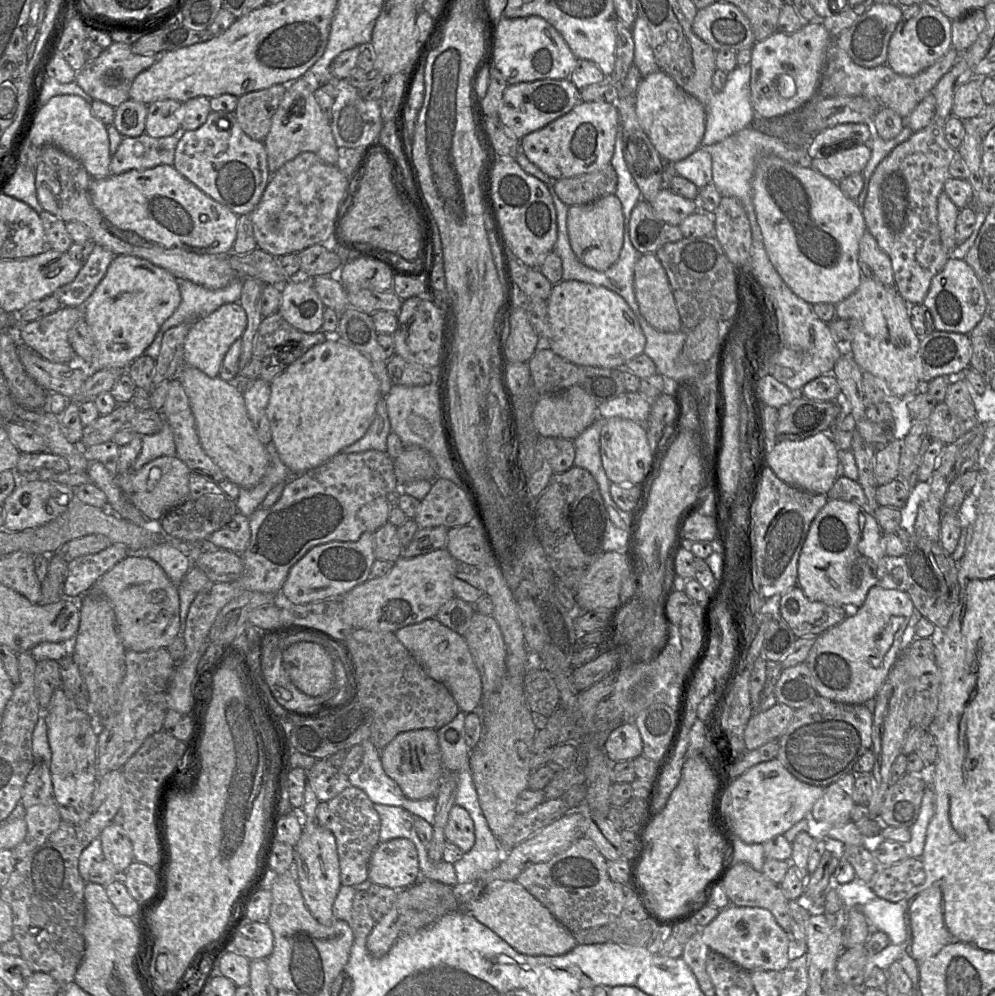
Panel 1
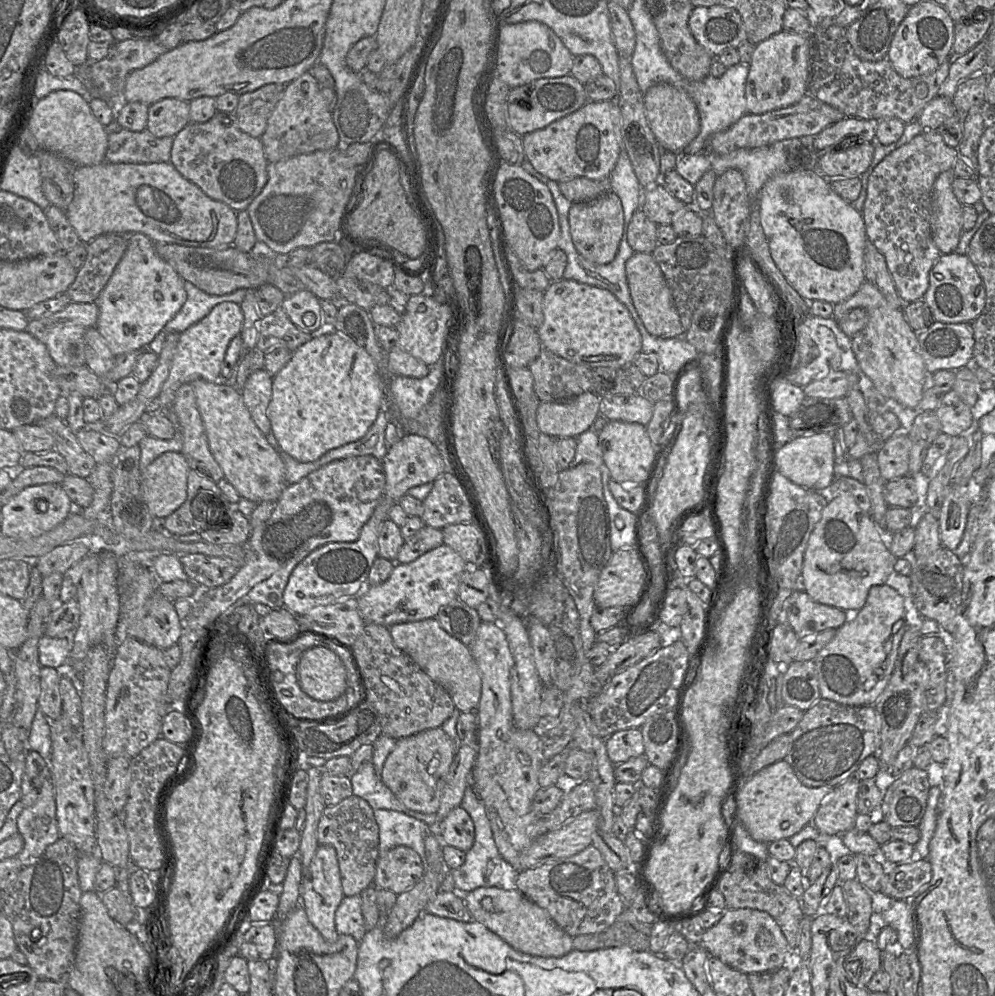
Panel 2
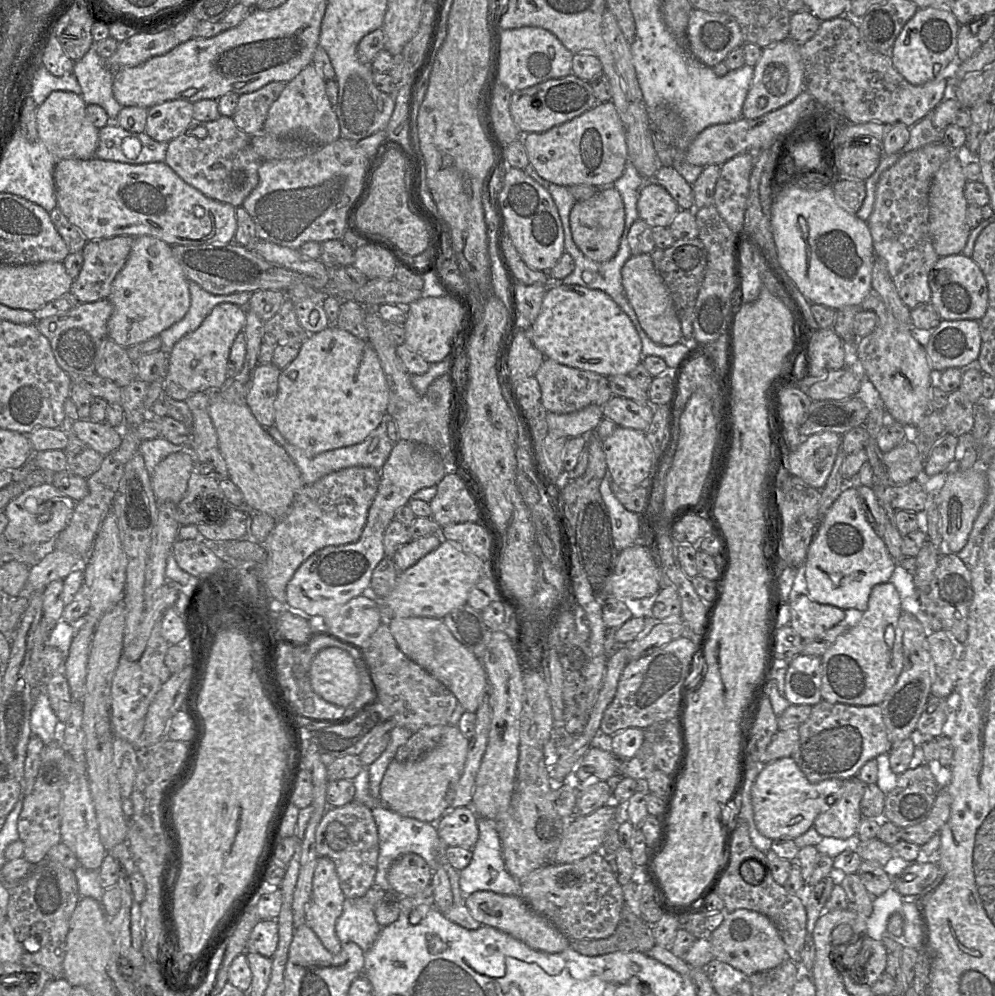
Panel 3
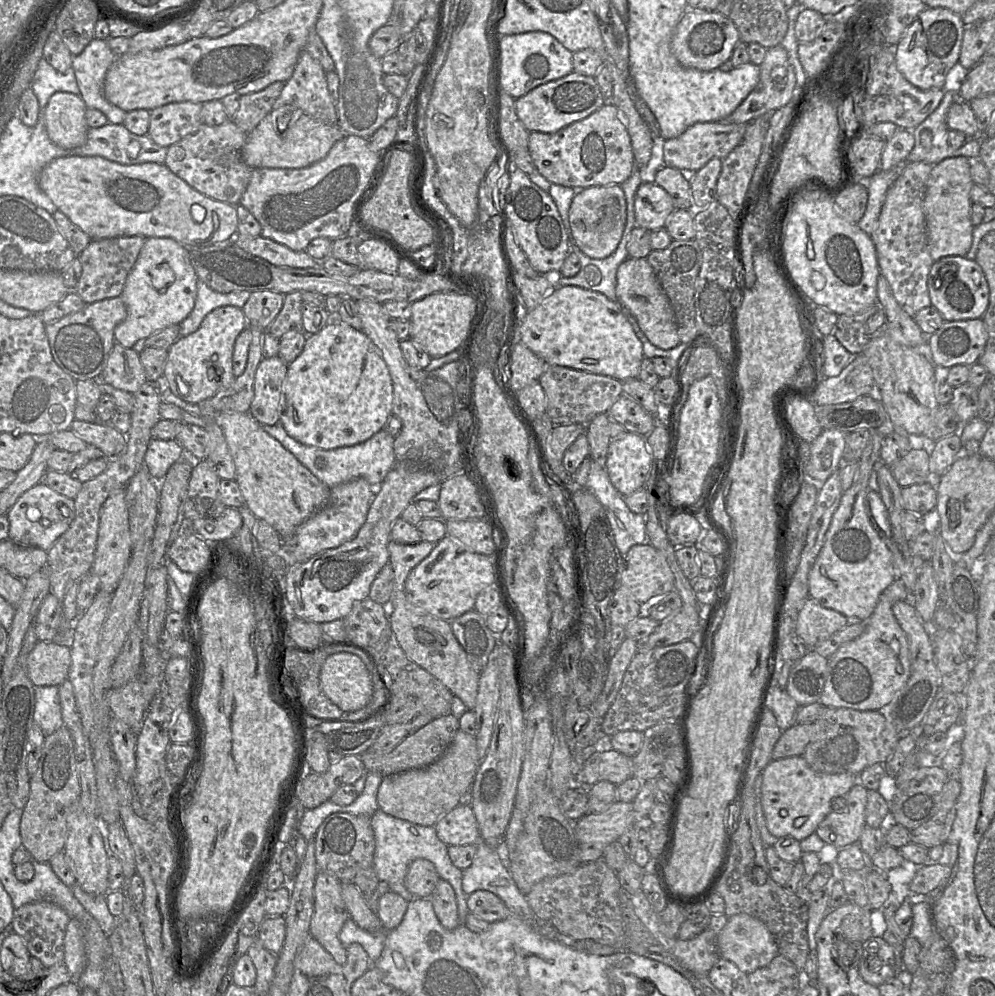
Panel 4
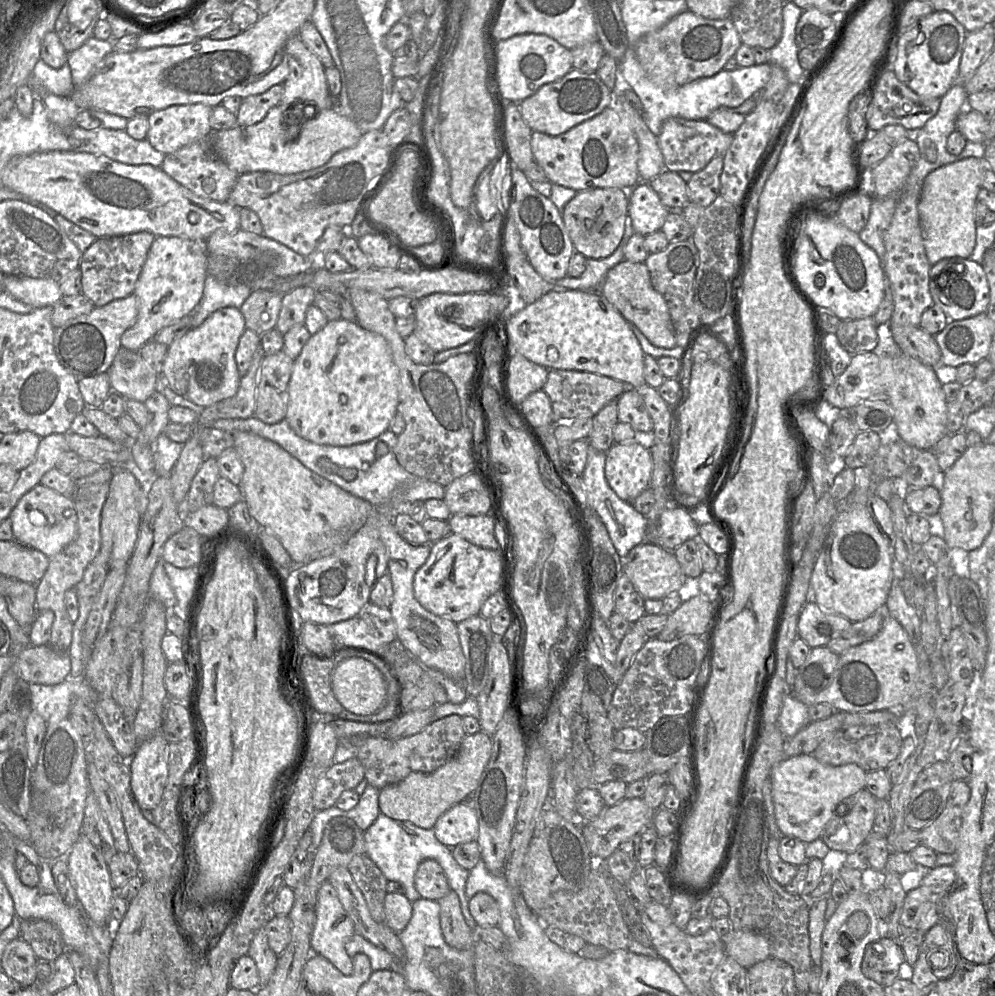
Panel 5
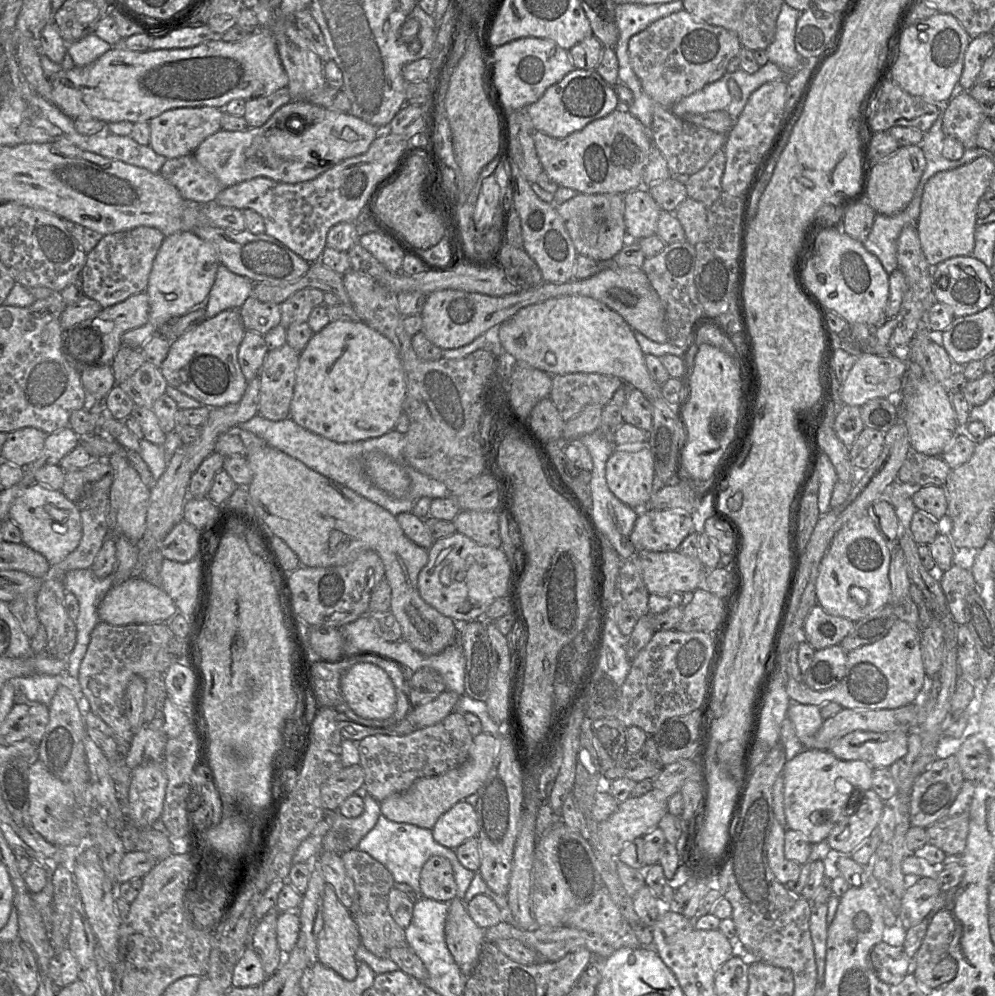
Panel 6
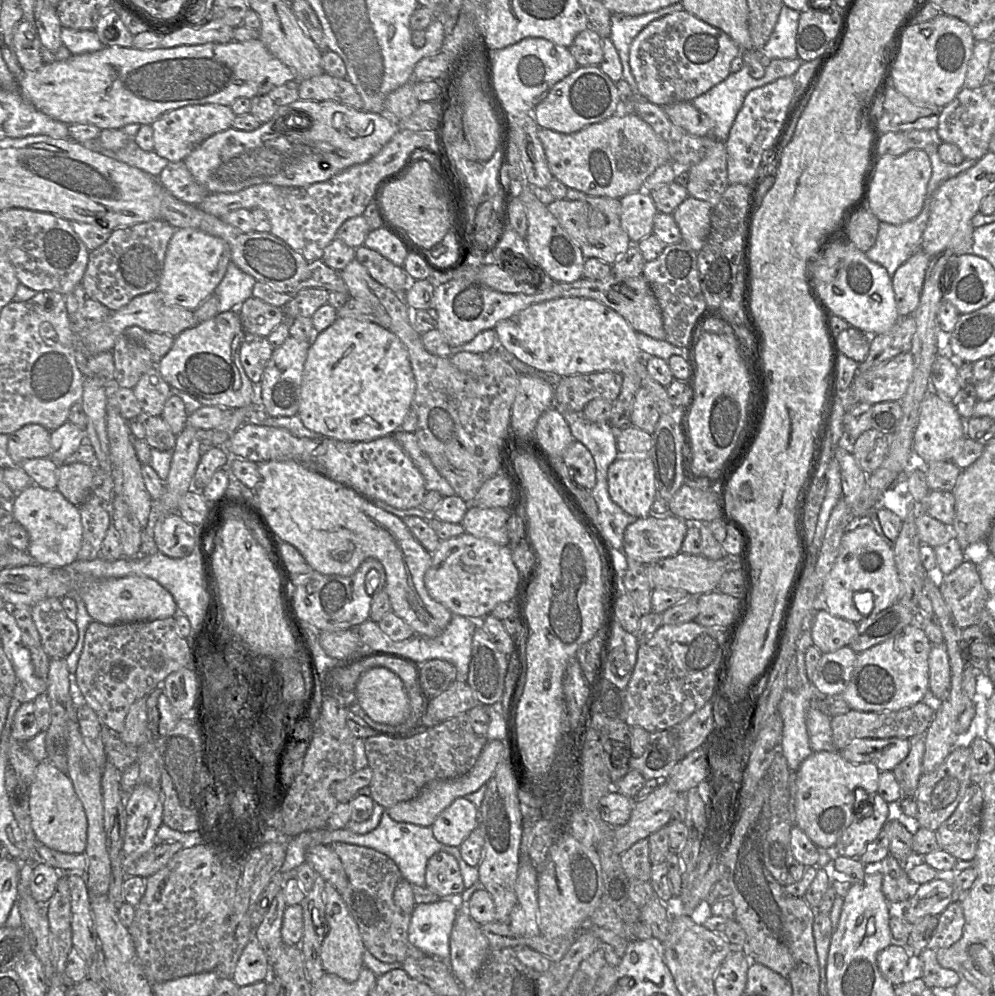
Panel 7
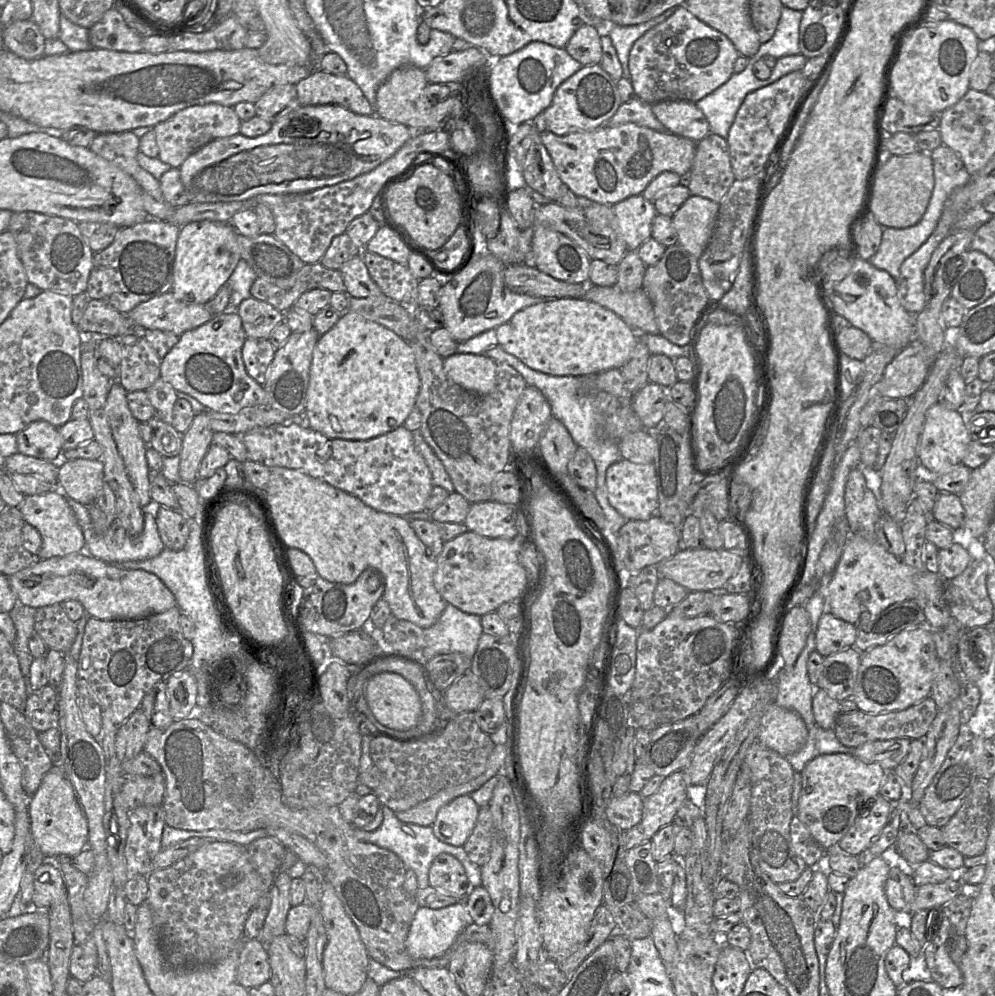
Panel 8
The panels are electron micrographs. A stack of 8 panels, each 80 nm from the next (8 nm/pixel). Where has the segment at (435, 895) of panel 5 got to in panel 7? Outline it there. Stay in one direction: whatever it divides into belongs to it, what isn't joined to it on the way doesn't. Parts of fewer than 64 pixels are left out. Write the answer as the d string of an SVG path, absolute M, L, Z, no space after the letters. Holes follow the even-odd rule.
M437 852L427 862L425 886L441 899L452 900L465 886L457 860L446 852Z

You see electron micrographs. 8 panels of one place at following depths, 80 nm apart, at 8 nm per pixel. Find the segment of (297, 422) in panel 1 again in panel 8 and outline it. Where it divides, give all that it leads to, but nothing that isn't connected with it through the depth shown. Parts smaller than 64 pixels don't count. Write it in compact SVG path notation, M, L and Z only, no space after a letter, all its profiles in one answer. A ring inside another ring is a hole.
M355 312L341 314L313 350L304 410L309 428L328 438L369 440L403 426L416 404L420 377L409 343Z

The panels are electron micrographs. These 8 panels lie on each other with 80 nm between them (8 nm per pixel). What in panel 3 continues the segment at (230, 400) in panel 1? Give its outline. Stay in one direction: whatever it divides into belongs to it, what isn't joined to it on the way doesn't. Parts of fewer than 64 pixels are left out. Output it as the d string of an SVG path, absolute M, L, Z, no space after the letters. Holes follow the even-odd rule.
M216 390L209 392L209 399L209 415L217 433L220 453L228 468L228 478L239 488L244 502L253 511L281 519L303 486L298 466L258 423L246 403L228 402Z

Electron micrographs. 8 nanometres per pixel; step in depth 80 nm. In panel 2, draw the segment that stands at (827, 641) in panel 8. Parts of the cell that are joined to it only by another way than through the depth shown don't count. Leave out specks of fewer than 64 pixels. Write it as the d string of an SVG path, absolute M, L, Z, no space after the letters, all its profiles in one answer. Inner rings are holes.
M794 589L783 604L785 621L799 639L828 629L839 629L846 622L845 611L812 600L803 589Z

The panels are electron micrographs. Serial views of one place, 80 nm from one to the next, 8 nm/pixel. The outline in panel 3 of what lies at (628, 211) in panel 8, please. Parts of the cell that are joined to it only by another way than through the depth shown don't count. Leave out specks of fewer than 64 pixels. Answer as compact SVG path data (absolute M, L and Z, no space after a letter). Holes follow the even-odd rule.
M645 181L637 197L638 219L651 228L667 228L680 210L674 199L656 181Z

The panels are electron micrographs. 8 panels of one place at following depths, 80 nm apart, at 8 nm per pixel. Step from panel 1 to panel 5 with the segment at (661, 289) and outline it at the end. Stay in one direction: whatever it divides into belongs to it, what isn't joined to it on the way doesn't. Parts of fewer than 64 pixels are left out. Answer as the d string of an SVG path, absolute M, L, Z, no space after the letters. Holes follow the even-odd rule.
M622 260L606 274L598 292L629 322L634 324L651 344L659 348L676 347L675 332L667 303L650 282L644 262Z

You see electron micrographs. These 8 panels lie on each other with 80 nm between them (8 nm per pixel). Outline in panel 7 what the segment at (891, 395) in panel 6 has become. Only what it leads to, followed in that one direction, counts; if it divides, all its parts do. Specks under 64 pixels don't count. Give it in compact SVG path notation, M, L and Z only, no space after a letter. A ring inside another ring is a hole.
M902 352L861 375L856 371L851 386L855 388L858 402L873 405L884 401L900 401L912 379L913 370L911 352Z

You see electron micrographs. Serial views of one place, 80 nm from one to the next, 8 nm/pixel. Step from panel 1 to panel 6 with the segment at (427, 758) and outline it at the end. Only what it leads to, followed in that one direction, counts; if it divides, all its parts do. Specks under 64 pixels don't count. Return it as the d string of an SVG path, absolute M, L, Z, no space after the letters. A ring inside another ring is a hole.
M486 732L473 737L468 759L446 773L417 779L406 791L394 793L380 802L381 814L387 819L432 829L438 818L457 802L478 792L484 783L500 748L500 736Z

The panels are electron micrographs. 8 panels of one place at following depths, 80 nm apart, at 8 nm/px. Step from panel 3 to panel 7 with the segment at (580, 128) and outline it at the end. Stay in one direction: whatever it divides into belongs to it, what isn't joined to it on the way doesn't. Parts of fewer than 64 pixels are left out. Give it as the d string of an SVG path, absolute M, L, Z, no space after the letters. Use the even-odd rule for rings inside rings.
M615 113L600 122L569 134L538 127L537 136L553 178L567 188L578 190L587 196L620 199L629 193L642 190L642 183L657 167L672 163L666 142L634 113Z

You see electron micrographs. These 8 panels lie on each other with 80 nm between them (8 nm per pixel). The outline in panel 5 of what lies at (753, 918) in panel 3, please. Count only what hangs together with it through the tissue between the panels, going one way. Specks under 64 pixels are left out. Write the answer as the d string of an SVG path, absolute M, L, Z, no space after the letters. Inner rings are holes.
M732 930L722 936L727 957L748 969L771 957L766 937L749 930Z

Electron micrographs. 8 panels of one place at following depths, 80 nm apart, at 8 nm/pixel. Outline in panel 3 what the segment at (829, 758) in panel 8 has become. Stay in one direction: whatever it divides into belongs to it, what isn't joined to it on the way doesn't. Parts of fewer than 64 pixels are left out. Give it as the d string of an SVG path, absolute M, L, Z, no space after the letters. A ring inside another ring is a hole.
M785 757L762 766L751 788L754 822L759 833L771 840L795 839L811 827L816 817L826 812L843 793L844 780L828 779L810 783L792 757Z

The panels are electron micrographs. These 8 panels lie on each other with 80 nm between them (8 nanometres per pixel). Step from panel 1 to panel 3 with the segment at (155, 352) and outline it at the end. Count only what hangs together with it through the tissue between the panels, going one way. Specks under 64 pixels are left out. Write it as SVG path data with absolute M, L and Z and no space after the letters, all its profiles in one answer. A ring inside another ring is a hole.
M189 281L189 292L190 307L185 316L159 335L162 341L162 349L160 351L166 354L171 351L181 338L195 331L216 305L232 303L244 308L247 306L251 294L238 292L229 295L214 295L191 281Z

